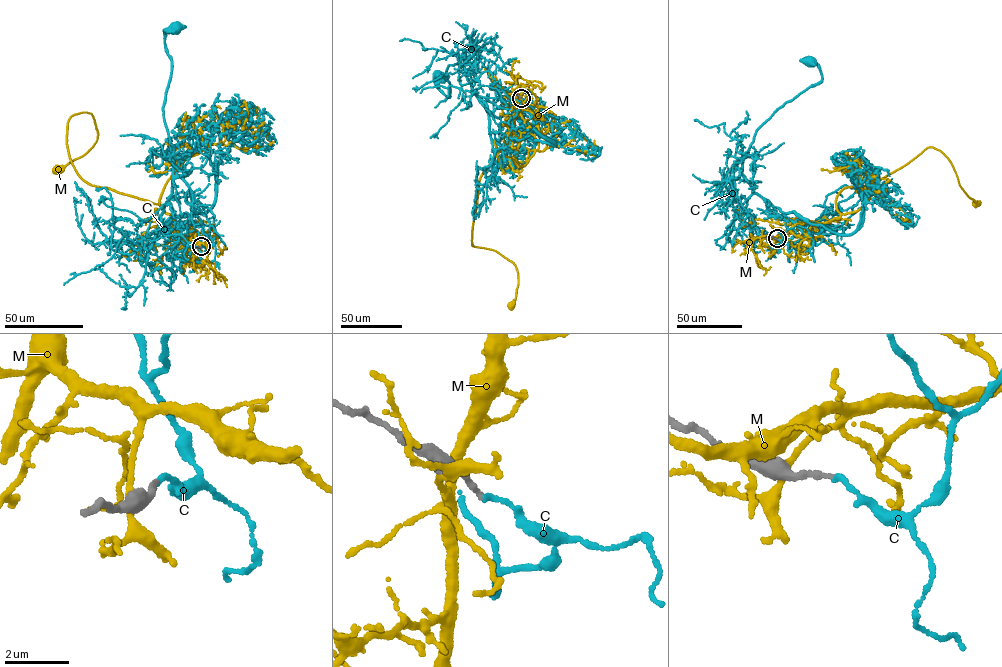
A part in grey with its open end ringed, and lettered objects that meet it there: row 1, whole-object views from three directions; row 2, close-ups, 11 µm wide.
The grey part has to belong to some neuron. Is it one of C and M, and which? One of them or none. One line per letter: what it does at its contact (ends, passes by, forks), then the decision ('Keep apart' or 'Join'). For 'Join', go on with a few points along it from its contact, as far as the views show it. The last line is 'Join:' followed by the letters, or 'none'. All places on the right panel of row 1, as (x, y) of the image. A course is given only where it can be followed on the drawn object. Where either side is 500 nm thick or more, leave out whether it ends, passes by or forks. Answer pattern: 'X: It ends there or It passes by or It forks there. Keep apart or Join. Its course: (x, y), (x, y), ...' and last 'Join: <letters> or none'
C: It ends there. Join. Its course: (777, 239), (794, 226), (768, 210), (742, 173), (742, 162), (774, 111), (821, 79), (810, 62)
M: It passes by. Keep apart
Join: C

